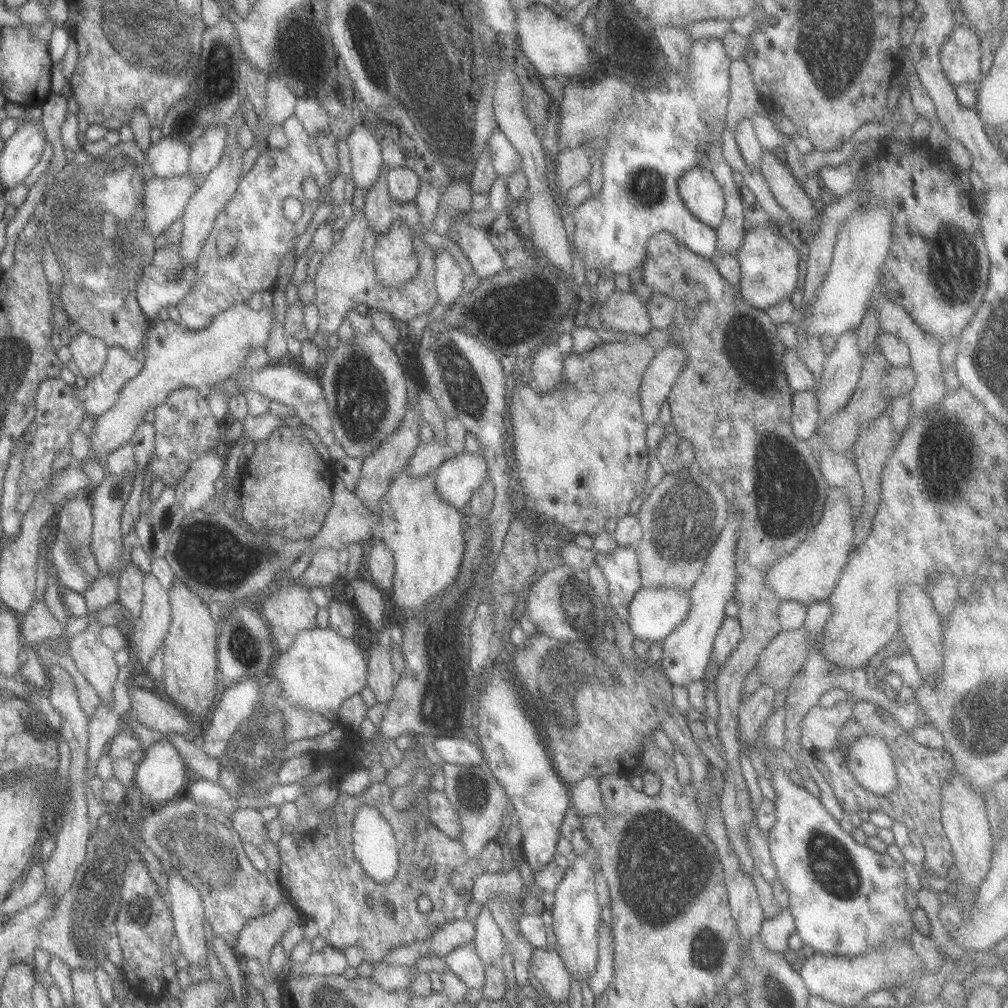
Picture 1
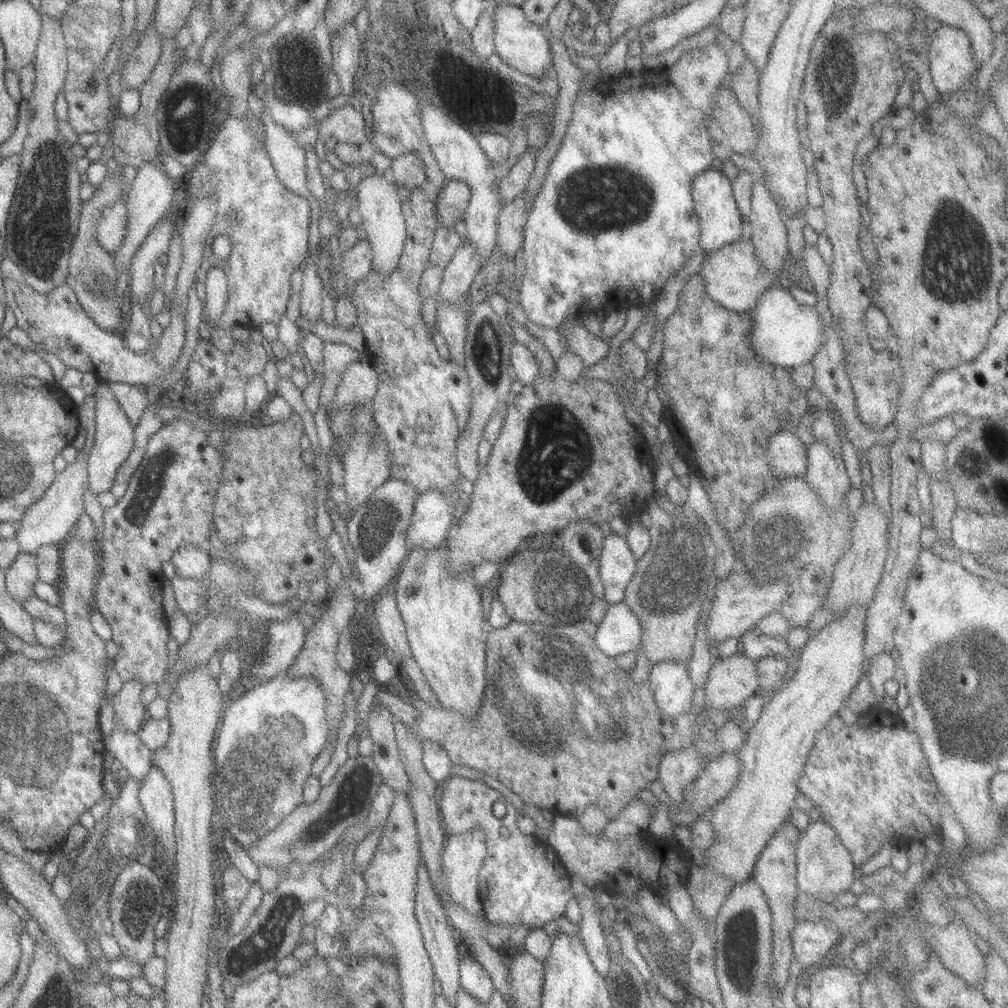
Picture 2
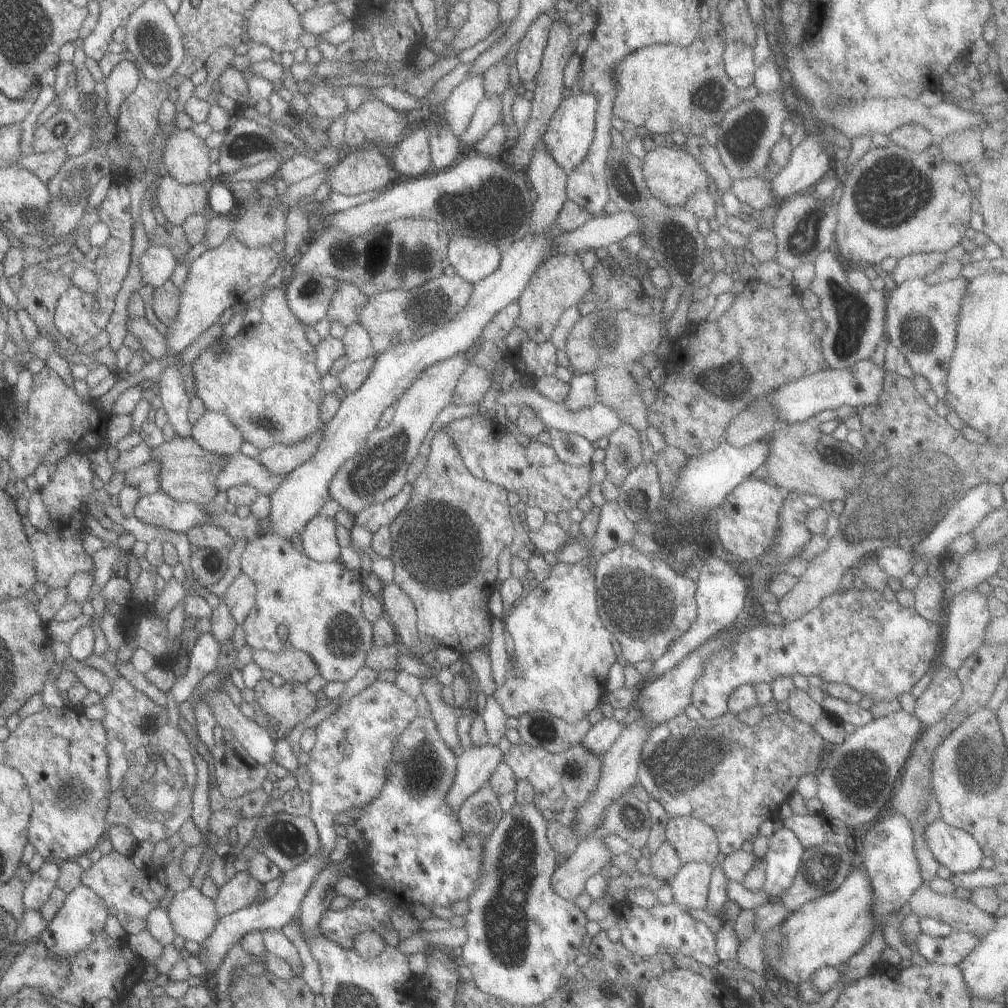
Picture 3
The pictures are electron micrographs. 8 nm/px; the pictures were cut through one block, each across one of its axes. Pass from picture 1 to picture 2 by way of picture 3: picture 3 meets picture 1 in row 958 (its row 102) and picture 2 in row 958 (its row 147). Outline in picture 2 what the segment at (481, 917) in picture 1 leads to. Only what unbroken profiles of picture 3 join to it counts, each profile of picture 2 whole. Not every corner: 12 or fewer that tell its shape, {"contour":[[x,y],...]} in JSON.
{"contour":[[465,953],[459,960],[463,991],[486,1005],[494,991],[483,967]]}

